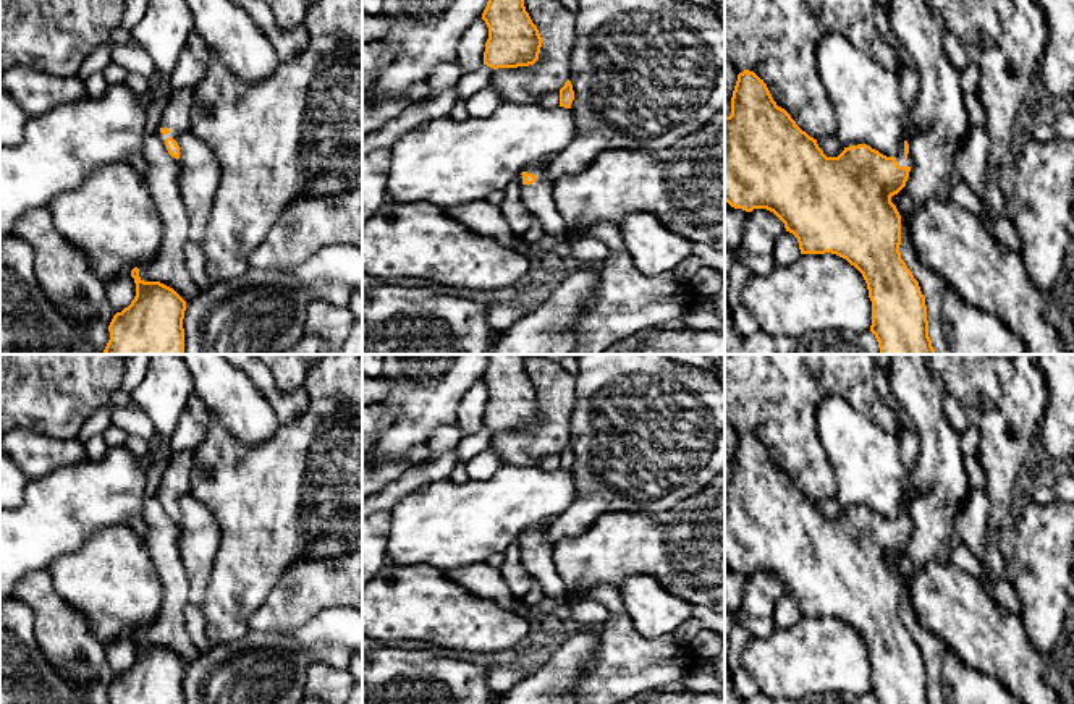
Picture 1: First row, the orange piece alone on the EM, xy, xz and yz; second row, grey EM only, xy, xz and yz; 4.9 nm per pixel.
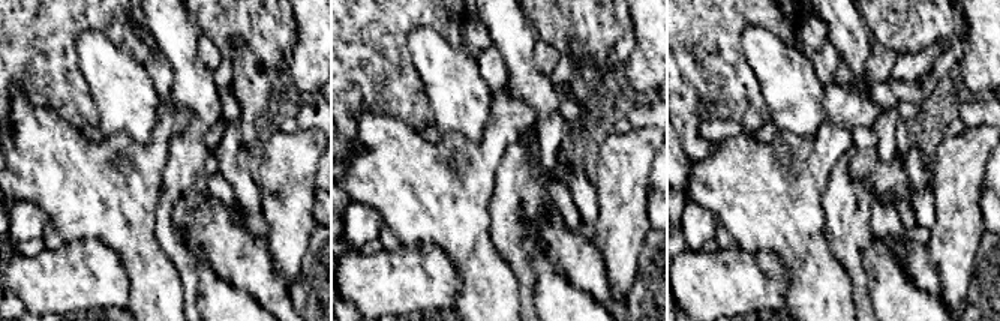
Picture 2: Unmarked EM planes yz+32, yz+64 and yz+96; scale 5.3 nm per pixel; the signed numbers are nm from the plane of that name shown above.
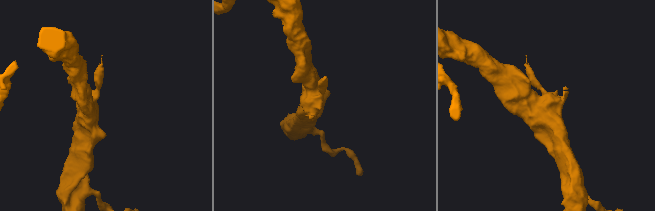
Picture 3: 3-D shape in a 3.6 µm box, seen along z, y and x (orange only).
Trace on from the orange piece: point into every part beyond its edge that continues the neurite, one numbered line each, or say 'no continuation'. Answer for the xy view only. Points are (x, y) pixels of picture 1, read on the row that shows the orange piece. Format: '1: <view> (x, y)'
1: xy (177, 114)

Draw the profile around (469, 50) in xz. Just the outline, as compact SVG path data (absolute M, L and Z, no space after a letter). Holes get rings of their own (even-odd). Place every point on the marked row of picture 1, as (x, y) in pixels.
M482 16L463 32L456 45L456 58L464 73L476 71L484 65L487 39L488 28Z

